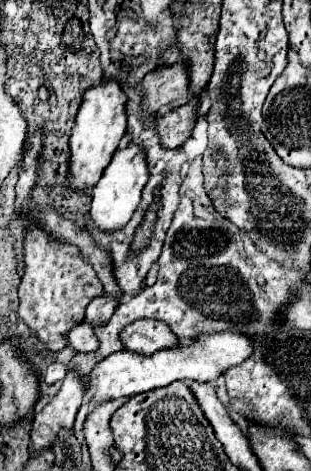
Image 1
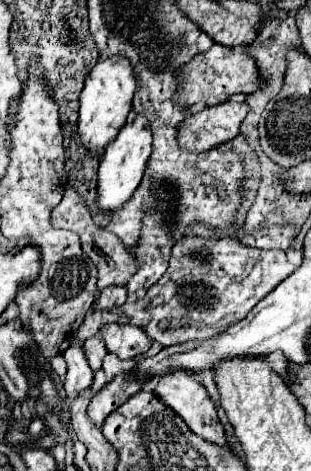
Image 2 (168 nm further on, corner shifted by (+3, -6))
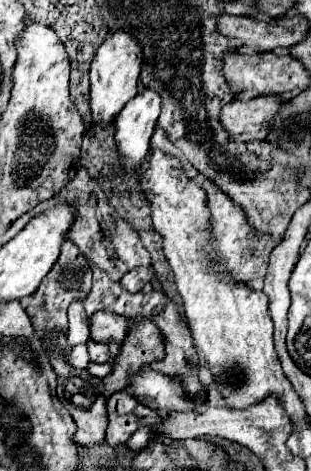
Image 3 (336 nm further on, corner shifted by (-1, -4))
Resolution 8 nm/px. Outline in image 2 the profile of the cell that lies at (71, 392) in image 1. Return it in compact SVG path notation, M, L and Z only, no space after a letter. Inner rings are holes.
M82 341L72 343L66 351L64 351L66 363L68 363L68 375L66 375L66 393L68 397L74 397L80 389L88 389L92 385L94 379L94 371L88 365L88 359L82 351Z

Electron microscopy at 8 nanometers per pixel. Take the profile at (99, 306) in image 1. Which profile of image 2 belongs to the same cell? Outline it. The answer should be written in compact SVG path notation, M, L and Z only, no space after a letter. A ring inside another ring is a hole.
M106 287L94 307L100 309L110 309L110 307L120 307L126 303L126 287Z

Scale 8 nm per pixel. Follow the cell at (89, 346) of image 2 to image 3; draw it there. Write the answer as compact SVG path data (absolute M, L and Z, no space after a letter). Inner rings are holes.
M88 341L86 343L88 347L88 353L90 353L90 359L96 361L96 363L106 363L108 361L108 345L104 343L96 343L96 341Z

